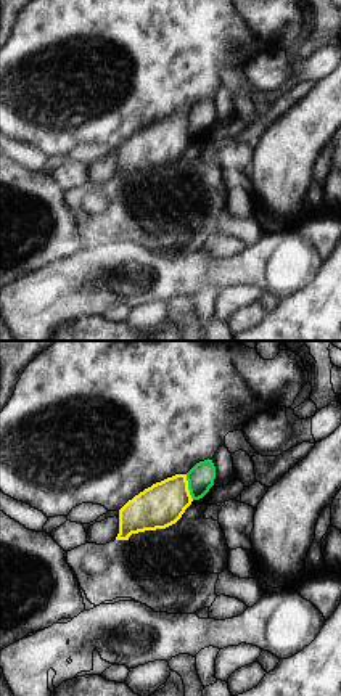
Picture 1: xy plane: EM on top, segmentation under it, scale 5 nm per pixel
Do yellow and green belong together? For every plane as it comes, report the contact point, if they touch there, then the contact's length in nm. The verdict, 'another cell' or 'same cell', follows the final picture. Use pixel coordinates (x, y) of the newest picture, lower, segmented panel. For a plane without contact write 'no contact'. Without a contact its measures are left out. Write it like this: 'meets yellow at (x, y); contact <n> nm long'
meets yellow at (187, 487); contact 130 nm long

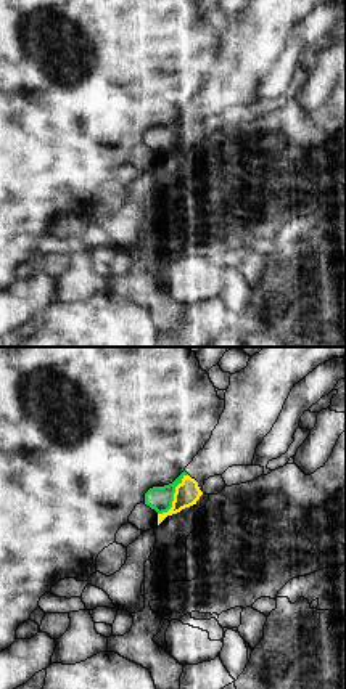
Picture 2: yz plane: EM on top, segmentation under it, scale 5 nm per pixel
meets yellow at (174, 497); contact 260 nm long

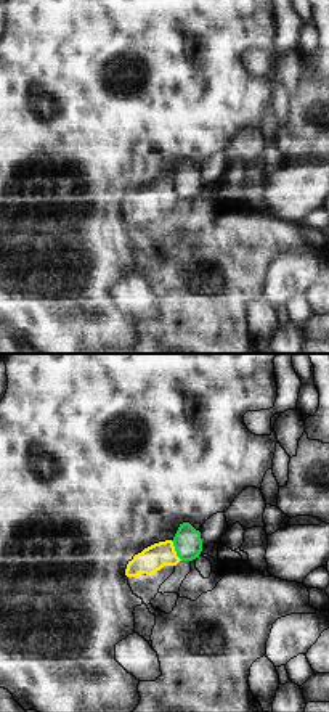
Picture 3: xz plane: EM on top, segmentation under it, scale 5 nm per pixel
meets yellow at (174, 550); contact 120 nm long

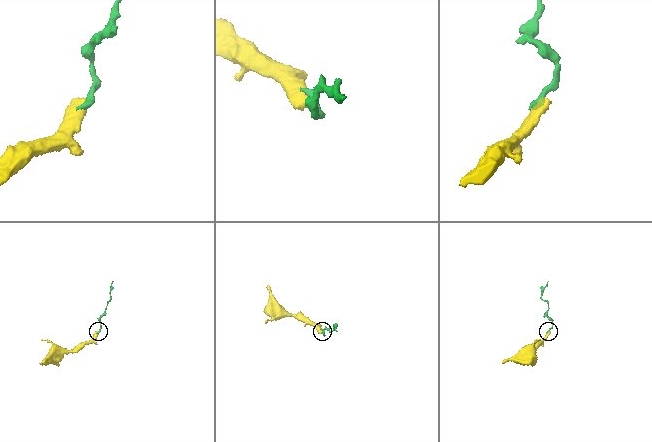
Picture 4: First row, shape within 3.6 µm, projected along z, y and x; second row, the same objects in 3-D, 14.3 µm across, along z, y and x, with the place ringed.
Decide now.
another cell

